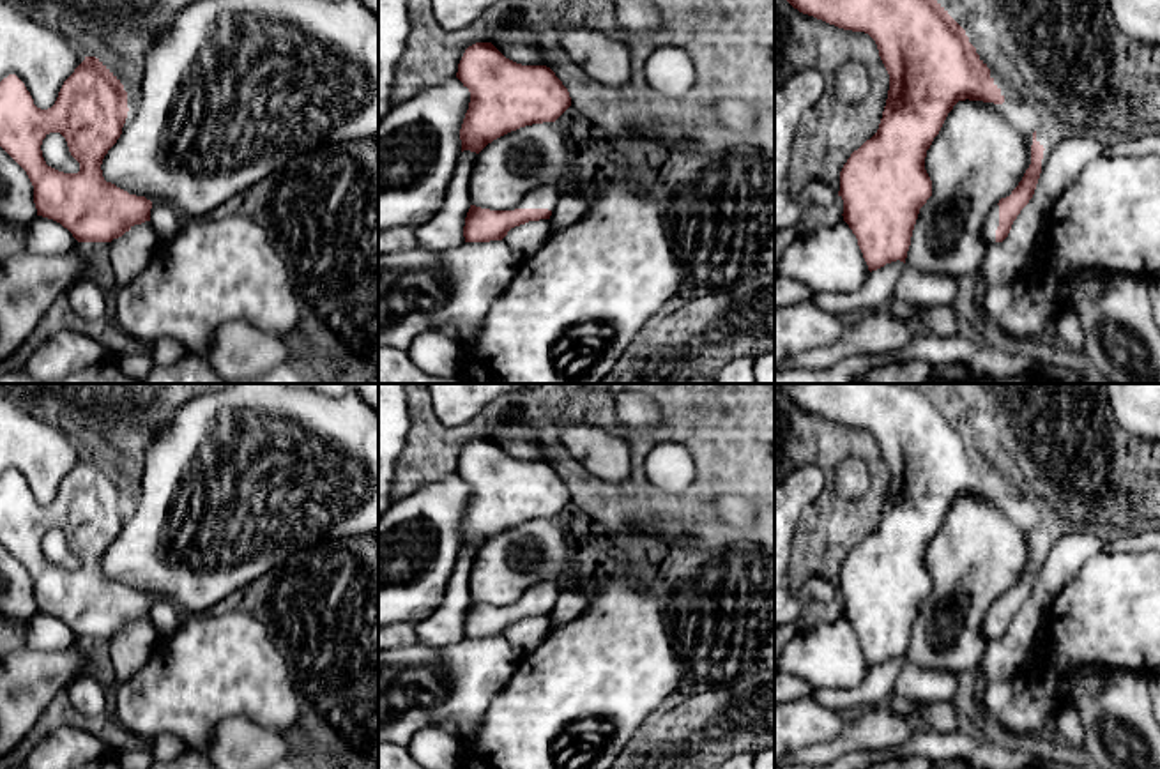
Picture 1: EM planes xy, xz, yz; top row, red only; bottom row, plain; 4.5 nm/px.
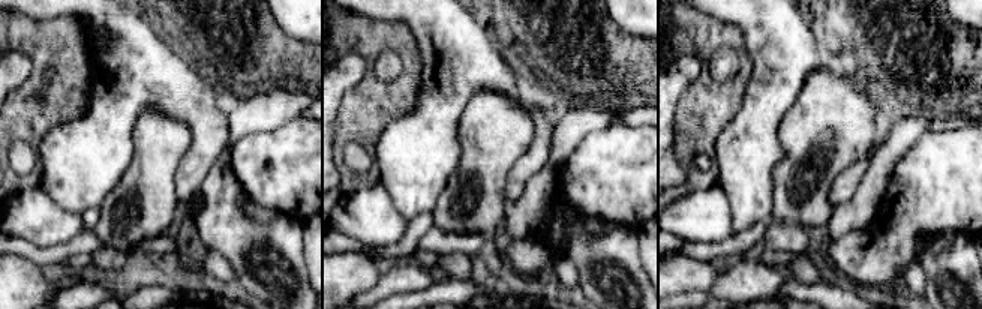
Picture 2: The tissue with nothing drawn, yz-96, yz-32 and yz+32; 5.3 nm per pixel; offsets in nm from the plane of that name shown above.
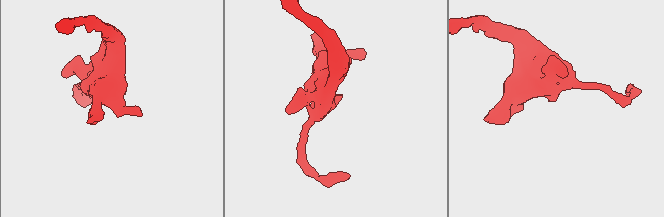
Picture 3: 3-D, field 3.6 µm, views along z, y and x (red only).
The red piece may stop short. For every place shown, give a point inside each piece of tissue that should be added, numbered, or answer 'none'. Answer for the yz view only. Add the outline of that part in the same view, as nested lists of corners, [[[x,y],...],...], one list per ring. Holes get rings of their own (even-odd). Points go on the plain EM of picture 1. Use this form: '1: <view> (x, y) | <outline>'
1: yz (991, 619) | [[[994,601],[985,613],[981,633],[987,640],[996,640],[996,626],[999,622],[999,601]]]

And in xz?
1: xz (545, 593) | [[[543,580],[523,592],[523,596],[515,605],[548,605],[555,606],[557,598],[562,590],[559,580]],[[511,605],[511,606],[515,606]]]

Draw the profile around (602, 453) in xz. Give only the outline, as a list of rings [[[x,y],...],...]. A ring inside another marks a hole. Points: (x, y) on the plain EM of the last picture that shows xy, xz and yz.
[[[557,412],[552,421],[568,453],[592,476],[619,483],[631,468],[631,444],[599,426],[582,424]]]

